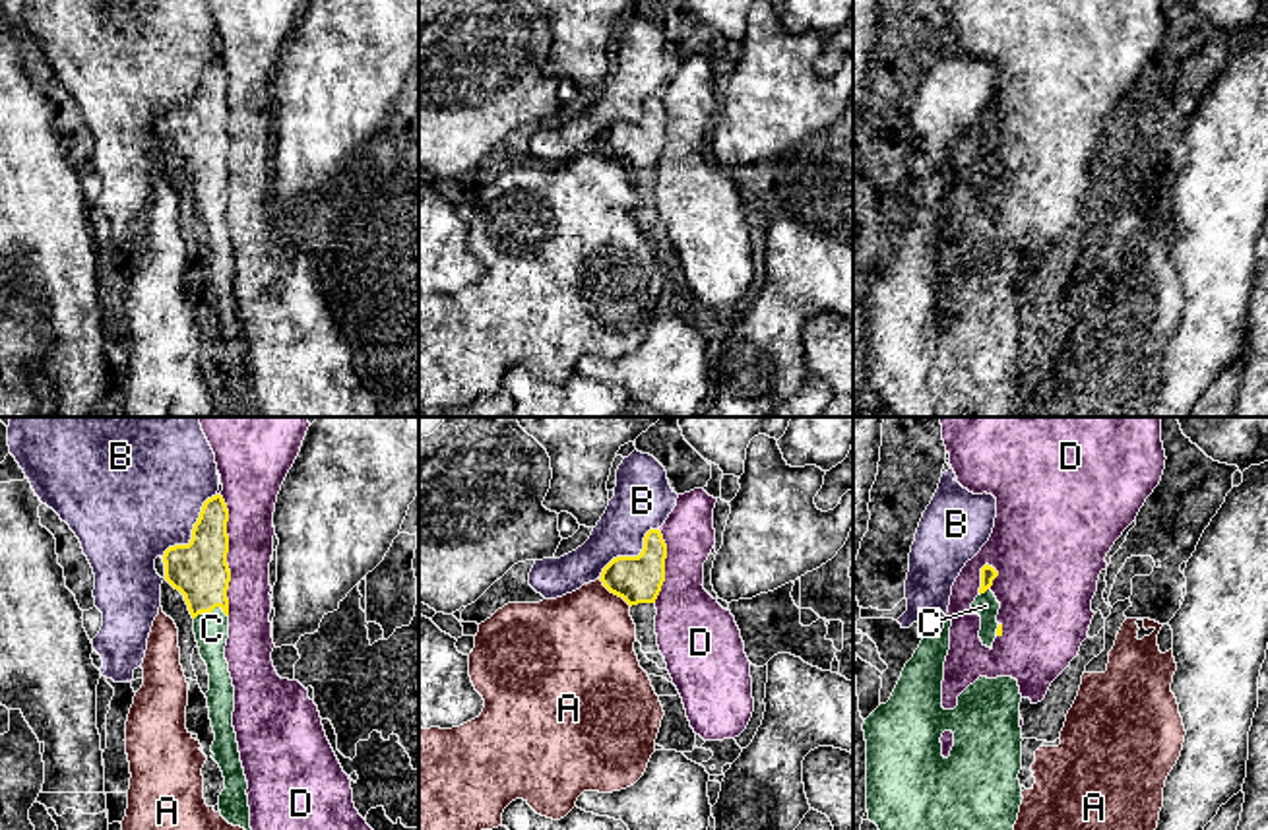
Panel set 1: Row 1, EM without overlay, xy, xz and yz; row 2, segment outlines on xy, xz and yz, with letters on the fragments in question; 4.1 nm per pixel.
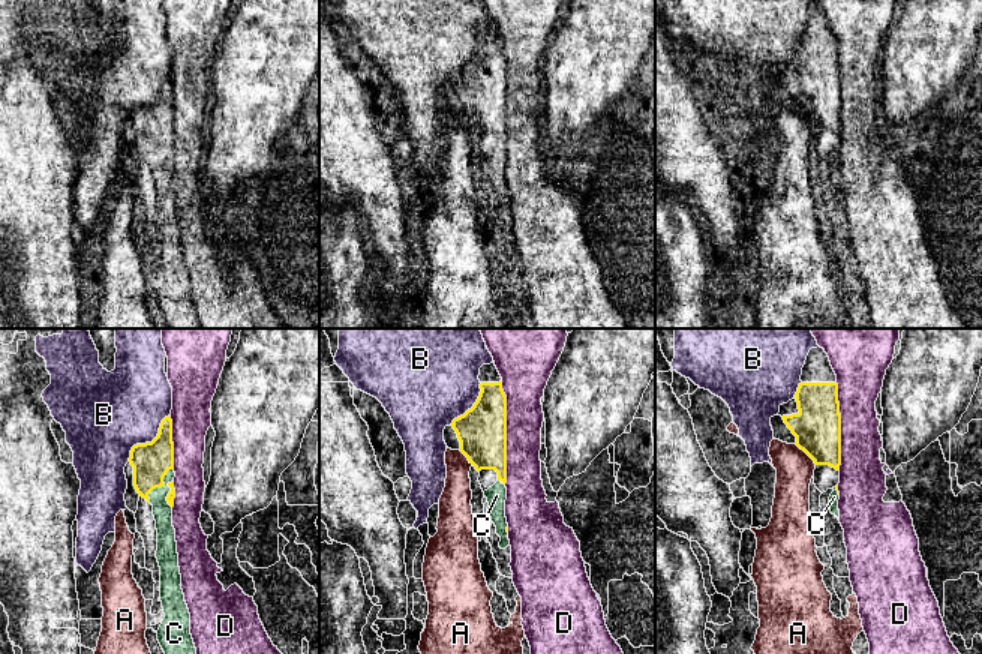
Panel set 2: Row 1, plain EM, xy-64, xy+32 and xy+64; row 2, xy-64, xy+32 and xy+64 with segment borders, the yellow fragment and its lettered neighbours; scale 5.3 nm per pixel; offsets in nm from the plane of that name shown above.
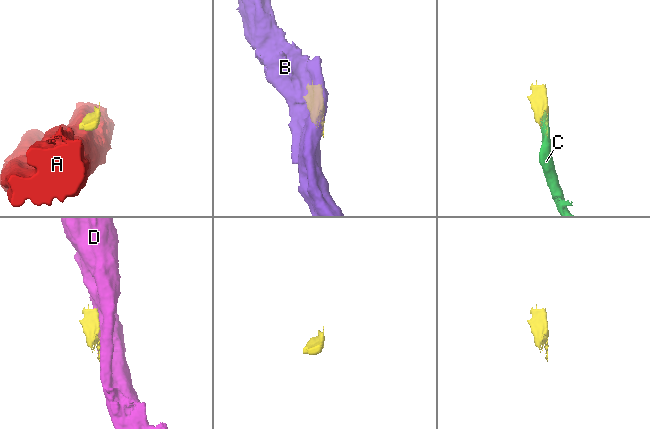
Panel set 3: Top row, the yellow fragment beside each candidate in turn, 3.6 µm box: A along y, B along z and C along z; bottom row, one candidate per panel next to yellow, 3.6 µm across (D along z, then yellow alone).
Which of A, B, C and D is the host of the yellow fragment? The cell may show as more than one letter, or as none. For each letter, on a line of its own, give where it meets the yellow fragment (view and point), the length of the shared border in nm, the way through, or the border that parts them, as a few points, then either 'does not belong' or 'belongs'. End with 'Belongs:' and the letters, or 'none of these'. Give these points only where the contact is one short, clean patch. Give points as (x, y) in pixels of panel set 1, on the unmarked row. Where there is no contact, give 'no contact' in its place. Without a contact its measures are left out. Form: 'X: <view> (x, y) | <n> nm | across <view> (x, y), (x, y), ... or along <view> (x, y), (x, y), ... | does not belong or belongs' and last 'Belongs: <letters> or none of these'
A: xz (615, 159) | 180 nm | along xz (600, 144), (631, 171) | does not belong
B: xy (192, 97) | 360 nm | does not belong
C: xy (218, 171) | 110 nm | belongs
D: xy (225, 121) | 500 nm | does not belong
Belongs: C

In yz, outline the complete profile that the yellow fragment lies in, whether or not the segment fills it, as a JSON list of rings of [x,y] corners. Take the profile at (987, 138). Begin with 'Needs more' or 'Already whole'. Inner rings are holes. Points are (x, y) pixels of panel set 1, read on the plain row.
Needs more. [[[985,130],[981,134],[979,161],[971,169],[971,178],[981,182],[979,204],[981,204],[983,211],[987,211],[991,215],[993,215],[995,204],[1002,202],[1002,190],[997,188],[1000,169],[997,167],[995,159],[989,155],[997,142],[999,142],[999,138],[989,130]]]

